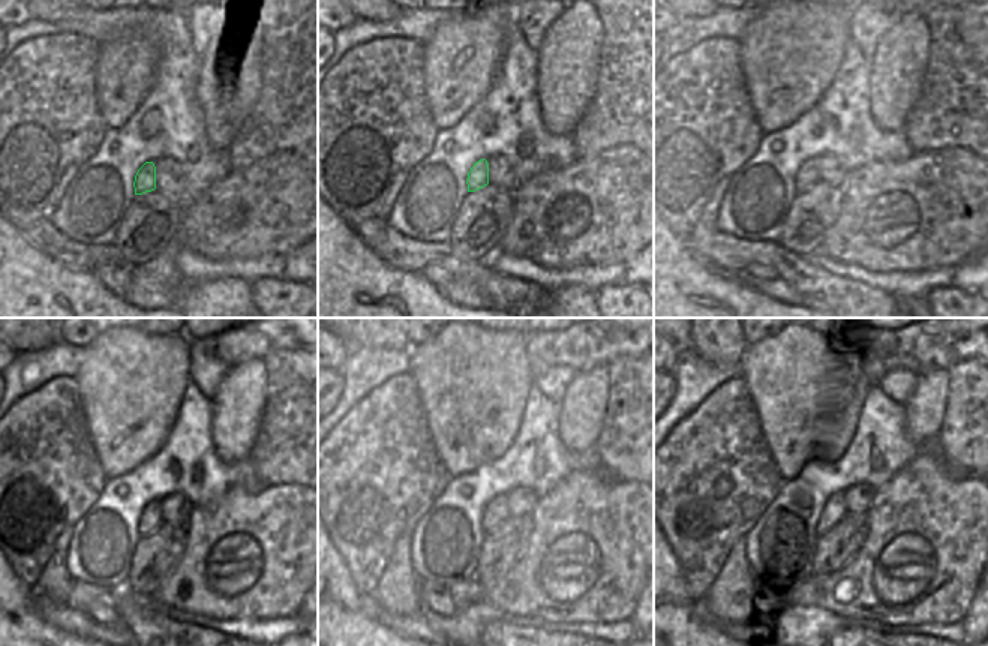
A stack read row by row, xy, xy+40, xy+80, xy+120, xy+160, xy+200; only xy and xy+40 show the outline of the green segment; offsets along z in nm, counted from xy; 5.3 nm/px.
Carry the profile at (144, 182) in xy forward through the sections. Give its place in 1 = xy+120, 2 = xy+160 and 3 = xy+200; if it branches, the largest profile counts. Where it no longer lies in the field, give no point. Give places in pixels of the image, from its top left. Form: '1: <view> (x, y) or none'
1: xy+120 (150, 520)
2: xy+160 (495, 513)
3: xy+200 (832, 511)

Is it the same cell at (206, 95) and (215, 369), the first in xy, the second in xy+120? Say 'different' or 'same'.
different

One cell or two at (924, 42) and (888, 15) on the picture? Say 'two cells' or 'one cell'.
two cells

